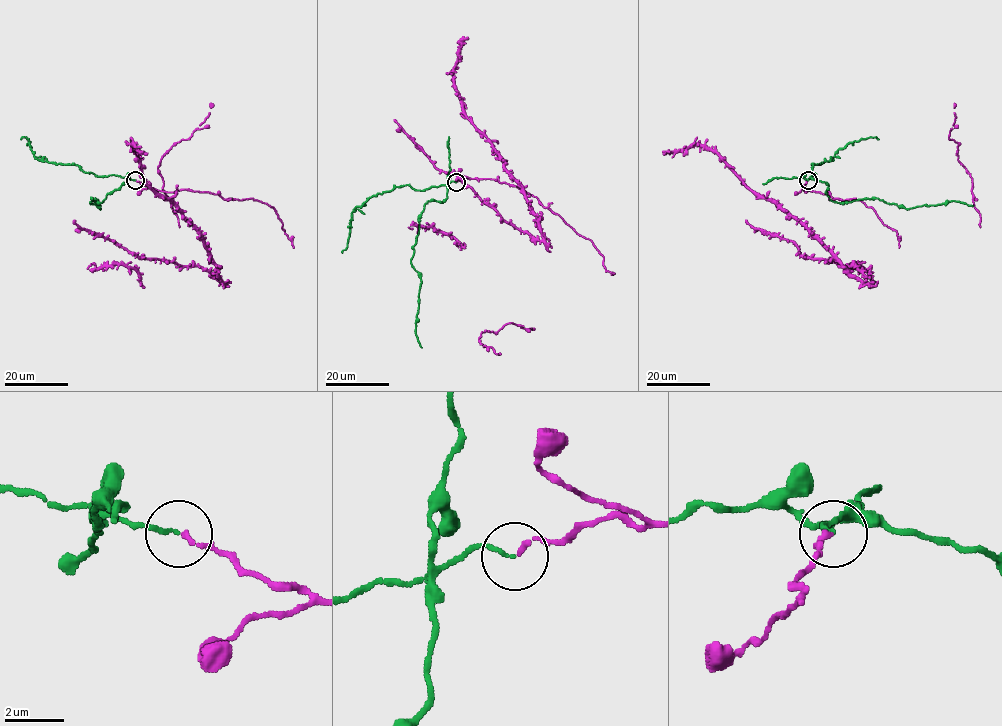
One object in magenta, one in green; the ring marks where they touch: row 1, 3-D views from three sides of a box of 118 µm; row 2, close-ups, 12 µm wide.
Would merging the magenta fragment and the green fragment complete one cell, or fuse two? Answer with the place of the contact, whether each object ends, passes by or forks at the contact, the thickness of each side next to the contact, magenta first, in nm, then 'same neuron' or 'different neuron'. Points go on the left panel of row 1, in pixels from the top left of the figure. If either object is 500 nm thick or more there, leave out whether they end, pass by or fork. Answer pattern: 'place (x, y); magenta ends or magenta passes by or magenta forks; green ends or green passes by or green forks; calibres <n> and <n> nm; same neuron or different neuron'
place (135, 180); magenta ends; green ends; calibres 160 and 120 nm; same neuron

